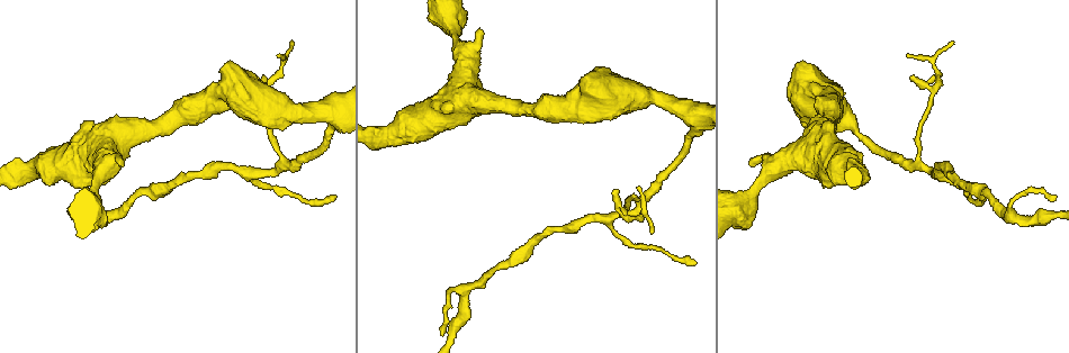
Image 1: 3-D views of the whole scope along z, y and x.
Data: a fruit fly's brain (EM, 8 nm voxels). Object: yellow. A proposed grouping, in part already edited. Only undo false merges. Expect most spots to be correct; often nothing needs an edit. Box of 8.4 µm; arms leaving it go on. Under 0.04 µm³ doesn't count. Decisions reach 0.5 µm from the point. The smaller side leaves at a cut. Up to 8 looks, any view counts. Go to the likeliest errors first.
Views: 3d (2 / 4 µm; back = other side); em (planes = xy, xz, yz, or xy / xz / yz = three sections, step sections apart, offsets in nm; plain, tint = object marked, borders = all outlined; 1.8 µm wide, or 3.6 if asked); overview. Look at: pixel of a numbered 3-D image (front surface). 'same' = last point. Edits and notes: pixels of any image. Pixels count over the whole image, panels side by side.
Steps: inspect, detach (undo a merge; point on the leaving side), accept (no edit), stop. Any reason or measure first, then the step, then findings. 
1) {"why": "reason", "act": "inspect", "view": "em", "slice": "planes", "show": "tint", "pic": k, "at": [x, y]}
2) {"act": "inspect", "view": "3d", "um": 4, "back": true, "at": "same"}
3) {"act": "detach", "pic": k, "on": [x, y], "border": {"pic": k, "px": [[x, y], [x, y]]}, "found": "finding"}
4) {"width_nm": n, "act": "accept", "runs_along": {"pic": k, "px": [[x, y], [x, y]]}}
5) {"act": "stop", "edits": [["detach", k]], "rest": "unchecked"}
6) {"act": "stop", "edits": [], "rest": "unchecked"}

{"why": "thick turns thin", "act": "inspect", "view": "3d", "um": 2, "pic": 1, "at": [646, 198]}

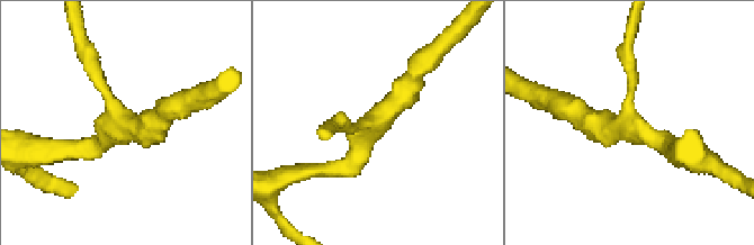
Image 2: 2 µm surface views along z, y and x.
{"why": "shape alone is not enough", "act": "inspect", "view": "em", "um": 3.6, "slice": "planes", "show": "tint", "pic": 2, "at": [626, 129]}

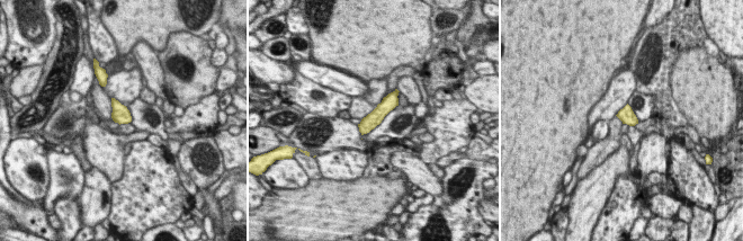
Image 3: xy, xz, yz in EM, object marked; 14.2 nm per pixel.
{"arms": 3, "act": "accept", "found": "all the same neuron"}

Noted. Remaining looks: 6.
{"act": "inspect", "view": "3d", "um": 4, "pic": 1, "at": [596, 97]}

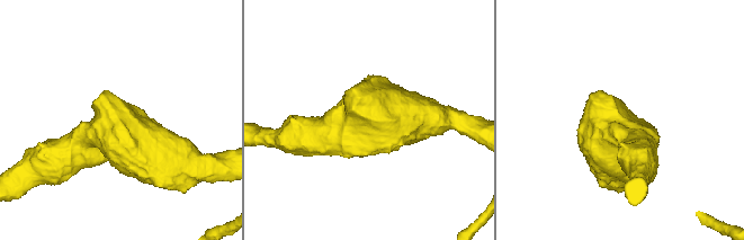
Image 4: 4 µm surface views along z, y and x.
{"why": "now the EM", "act": "inspect", "view": "em", "um": 3.6, "slice": "planes", "show": "tint", "pic": 4, "at": [369, 118]}

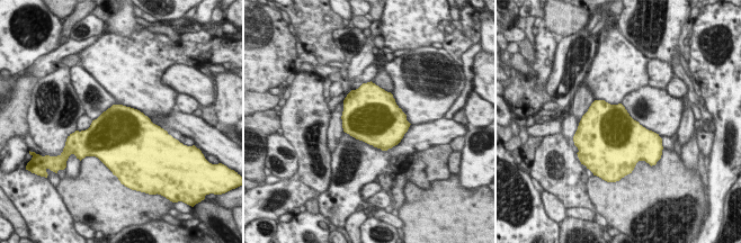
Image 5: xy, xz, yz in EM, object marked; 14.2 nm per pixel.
{"act": "accept", "found": "one neuron here"}

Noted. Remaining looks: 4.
{"why": "sharp bend", "act": "inspect", "view": "3d", "um": 4, "back": true, "pic": 1, "at": [336, 122]}

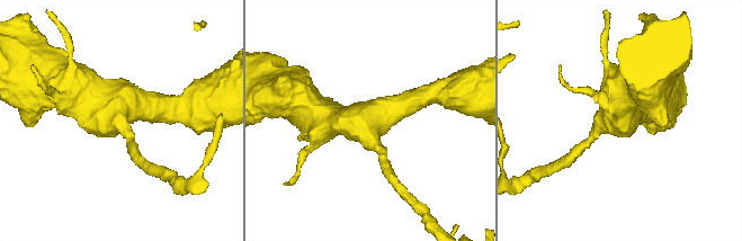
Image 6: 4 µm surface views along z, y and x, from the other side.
{"act": "inspect", "view": "em", "um": 3.6, "slice": "xz", "step": 4, "show": "borders", "pic": 6, "at": [117, 124]}

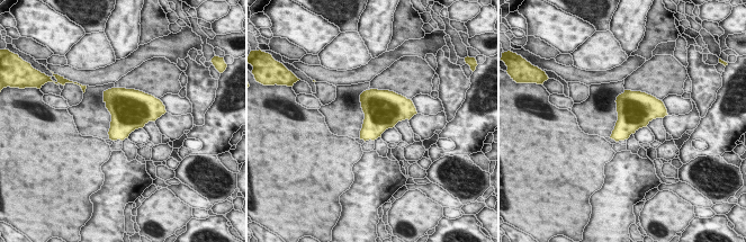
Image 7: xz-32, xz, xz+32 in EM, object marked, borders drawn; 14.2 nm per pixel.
{"act": "accept", "found": "one neuron here"}

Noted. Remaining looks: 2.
{"why": "sudden change in width", "act": "inspect", "view": "3d", "um": 4, "pic": 1, "at": [104, 163]}

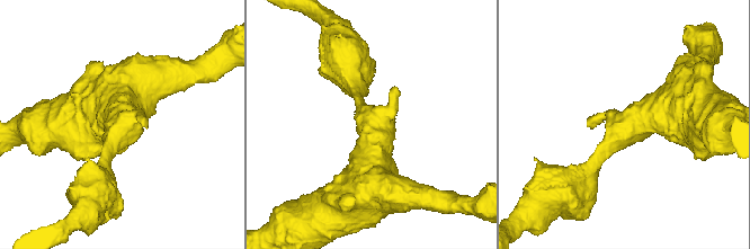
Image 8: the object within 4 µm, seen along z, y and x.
{"why": "shape alone is not enough", "act": "inspect", "view": "em", "slice": "planes", "show": "tint", "pic": 8, "at": [629, 125]}

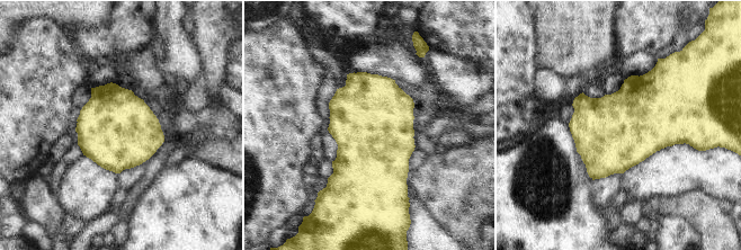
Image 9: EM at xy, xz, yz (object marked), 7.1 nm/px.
{"act": "accept", "found": "continuous, no second neuron"}

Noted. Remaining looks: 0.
{"act": "stop", "edits": [], "rest": "unchecked"}

